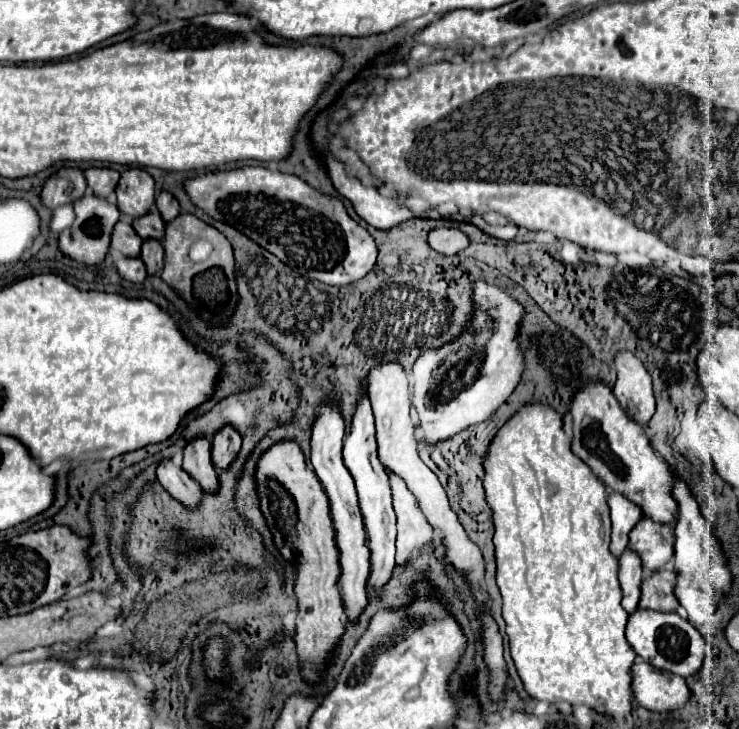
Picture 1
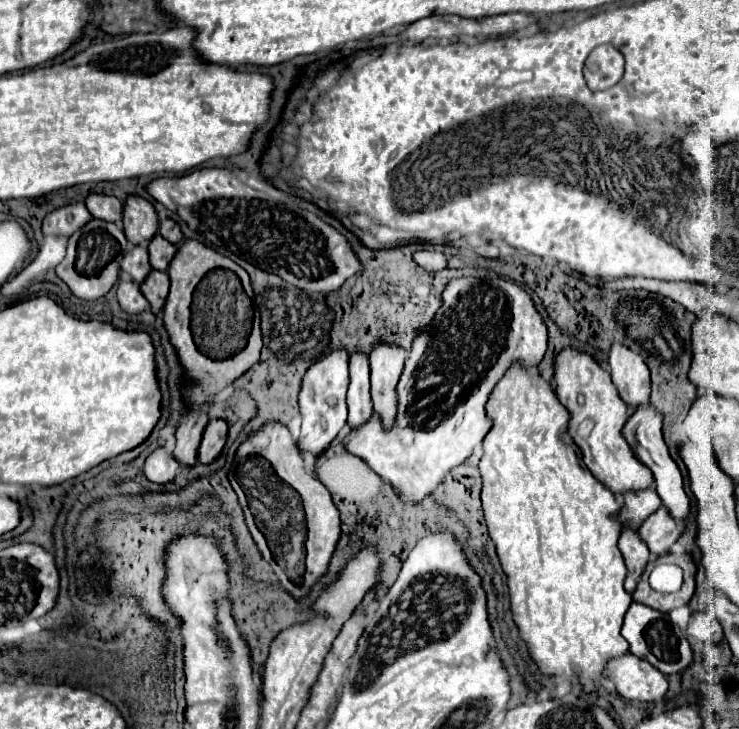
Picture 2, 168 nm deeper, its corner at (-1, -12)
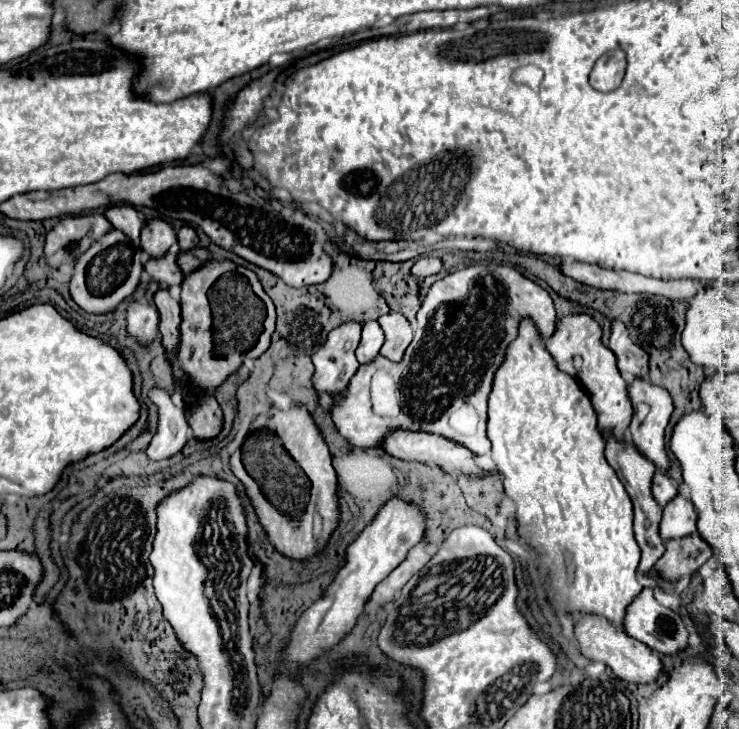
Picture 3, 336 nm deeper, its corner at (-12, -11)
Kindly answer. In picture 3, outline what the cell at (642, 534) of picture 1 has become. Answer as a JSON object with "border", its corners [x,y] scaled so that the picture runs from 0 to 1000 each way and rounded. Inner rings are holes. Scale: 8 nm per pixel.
{"border":[[[915,679],[896,704],[896,717],[893,717],[893,734],[896,739],[917,739],[936,734],[942,728],[942,698],[934,684],[926,684]]]}

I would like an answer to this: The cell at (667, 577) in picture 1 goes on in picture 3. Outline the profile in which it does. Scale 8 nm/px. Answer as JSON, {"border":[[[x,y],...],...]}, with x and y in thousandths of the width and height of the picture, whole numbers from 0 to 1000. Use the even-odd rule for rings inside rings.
{"border":[[[931,734],[920,739],[904,739],[899,761],[890,767],[888,781],[904,797],[917,797],[920,789],[936,789],[963,764],[963,750],[945,734]],[[936,759],[945,759],[936,764]]]}

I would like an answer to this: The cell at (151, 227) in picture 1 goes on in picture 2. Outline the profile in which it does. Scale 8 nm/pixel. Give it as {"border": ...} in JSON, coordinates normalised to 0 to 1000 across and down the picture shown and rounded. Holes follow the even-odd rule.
{"border":[[[210,321],[202,332],[202,351],[204,351],[204,365],[210,370],[223,373],[229,359],[234,357],[240,346],[240,337],[234,337],[229,329],[223,329],[218,321]]]}

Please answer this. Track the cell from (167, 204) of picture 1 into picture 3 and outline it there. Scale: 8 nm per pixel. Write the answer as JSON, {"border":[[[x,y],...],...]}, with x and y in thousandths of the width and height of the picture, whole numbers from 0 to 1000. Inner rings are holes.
{"border":[[[246,311],[244,317],[241,317],[241,336],[244,336],[244,344],[257,344],[257,342],[263,342],[265,336],[268,336],[268,322],[265,322],[265,317],[260,314],[260,311]]]}

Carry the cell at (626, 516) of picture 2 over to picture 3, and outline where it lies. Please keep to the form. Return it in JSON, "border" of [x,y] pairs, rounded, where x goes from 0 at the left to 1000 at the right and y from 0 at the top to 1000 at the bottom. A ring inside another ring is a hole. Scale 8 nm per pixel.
{"border":[[[888,646],[885,649],[885,660],[882,660],[882,676],[885,676],[885,684],[890,687],[893,695],[899,695],[907,684],[915,682],[915,665],[909,663],[909,657],[896,649],[896,646]]]}

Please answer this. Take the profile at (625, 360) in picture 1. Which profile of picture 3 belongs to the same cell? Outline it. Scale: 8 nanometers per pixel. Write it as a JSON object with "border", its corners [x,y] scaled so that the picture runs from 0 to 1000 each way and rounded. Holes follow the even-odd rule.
{"border":[[[839,438],[828,440],[825,479],[836,492],[836,506],[847,520],[877,517],[877,484],[853,468],[850,454]]]}

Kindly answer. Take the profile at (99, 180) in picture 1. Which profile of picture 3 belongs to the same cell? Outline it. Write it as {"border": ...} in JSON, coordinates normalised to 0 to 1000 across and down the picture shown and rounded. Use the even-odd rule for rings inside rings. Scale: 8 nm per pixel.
{"border":[[[152,281],[141,289],[143,300],[152,306],[154,314],[165,317],[168,322],[173,322],[181,333],[187,333],[189,317],[198,309],[198,295],[189,292],[184,284],[179,281]]]}

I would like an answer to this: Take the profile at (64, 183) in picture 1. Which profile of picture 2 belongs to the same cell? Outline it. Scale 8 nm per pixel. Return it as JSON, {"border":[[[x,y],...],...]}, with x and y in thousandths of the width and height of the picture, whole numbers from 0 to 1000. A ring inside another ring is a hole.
{"border":[[[96,277],[61,296],[58,321],[96,324],[99,318],[104,318],[104,313],[110,313],[110,307],[118,307],[120,302],[123,302],[123,294],[115,277]]]}

